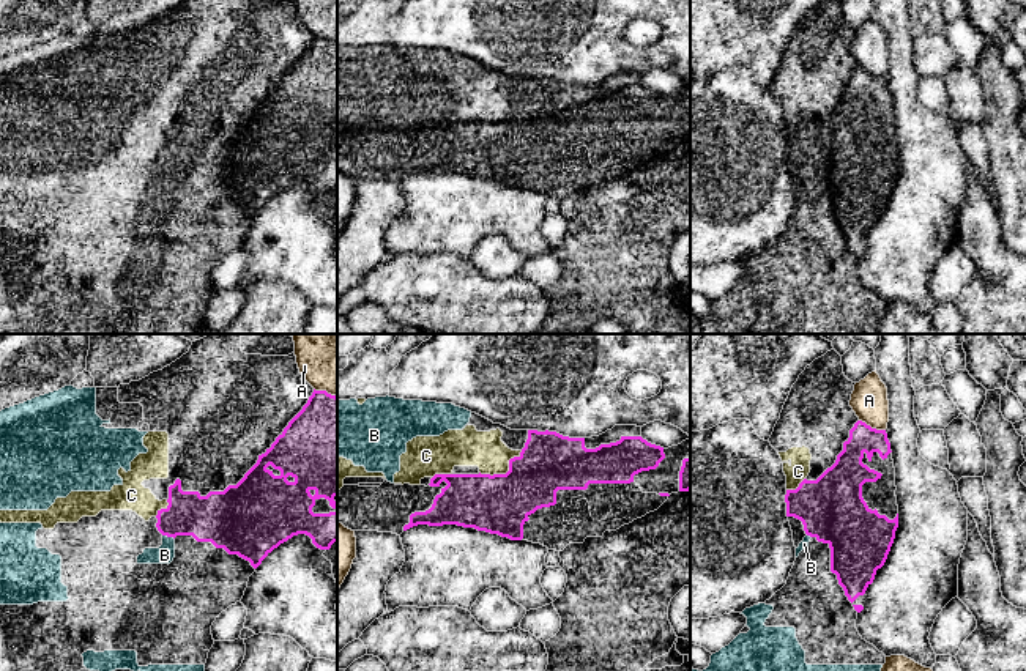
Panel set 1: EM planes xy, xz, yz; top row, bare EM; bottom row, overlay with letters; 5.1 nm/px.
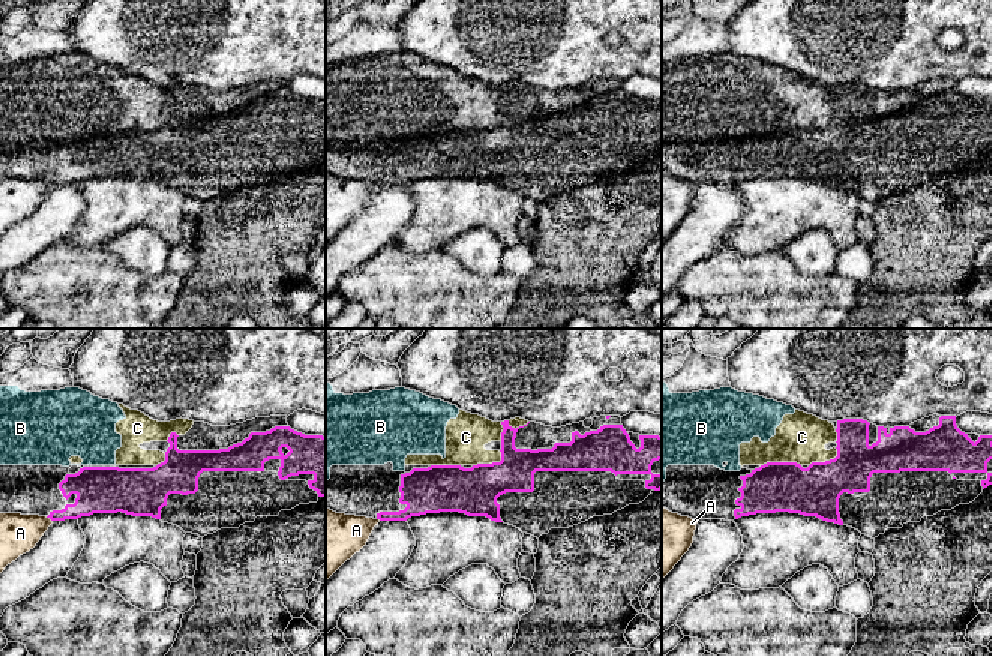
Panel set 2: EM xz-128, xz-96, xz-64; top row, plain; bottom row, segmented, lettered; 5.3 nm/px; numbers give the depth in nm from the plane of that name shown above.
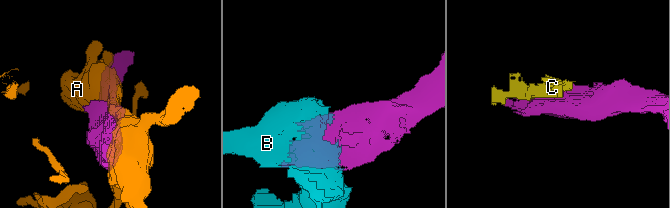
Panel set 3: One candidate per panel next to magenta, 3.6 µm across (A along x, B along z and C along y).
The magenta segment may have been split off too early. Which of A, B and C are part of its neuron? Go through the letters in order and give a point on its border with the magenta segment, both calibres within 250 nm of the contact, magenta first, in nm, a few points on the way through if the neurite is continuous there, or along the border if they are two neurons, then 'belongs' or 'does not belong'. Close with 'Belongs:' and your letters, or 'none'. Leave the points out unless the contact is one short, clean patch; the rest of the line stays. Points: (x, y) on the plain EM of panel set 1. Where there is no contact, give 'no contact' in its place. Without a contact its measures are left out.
A: contact yz (870, 74); calibres 160 and 190 nm; does not belong
B: contact xy (169, 183); calibres 240 and 100 nm; does not belong
C: contact xz (506, 120); calibres 300 and 190 nm; does not belong
Belongs: none

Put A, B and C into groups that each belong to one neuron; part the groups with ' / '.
A / B C

